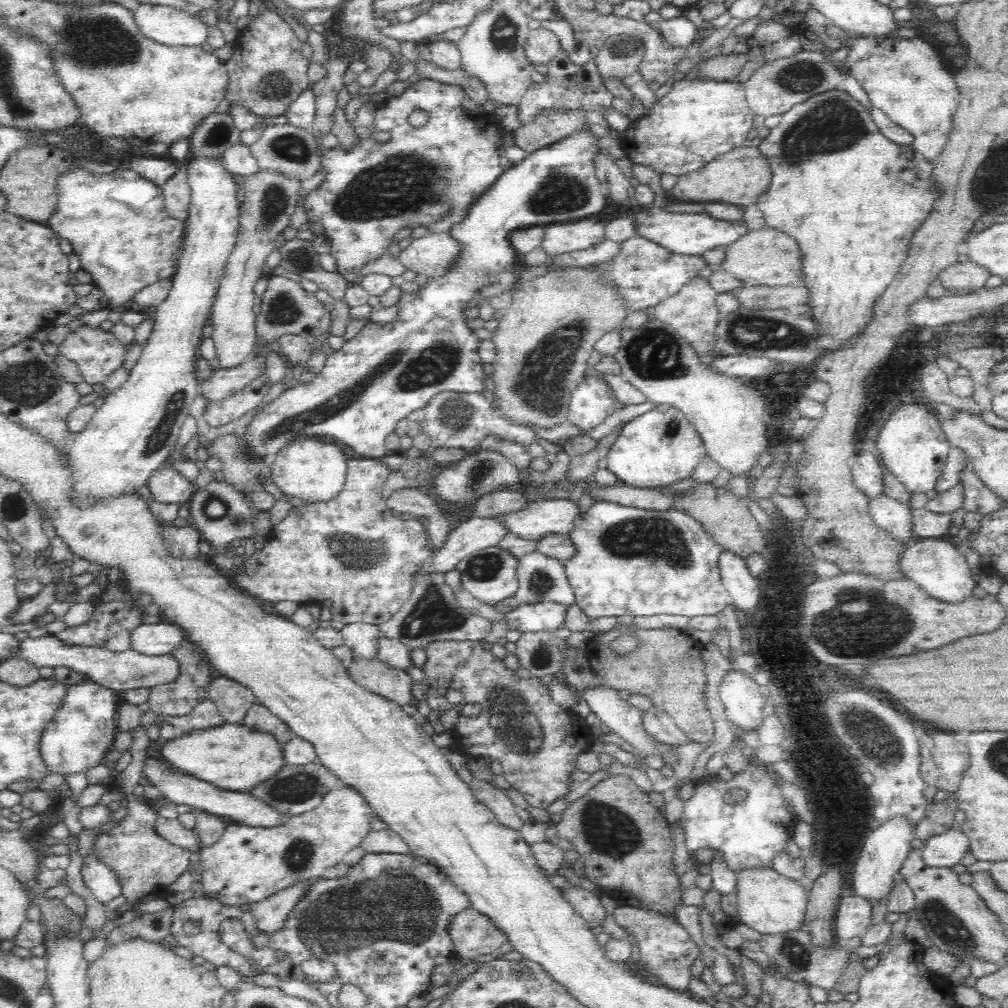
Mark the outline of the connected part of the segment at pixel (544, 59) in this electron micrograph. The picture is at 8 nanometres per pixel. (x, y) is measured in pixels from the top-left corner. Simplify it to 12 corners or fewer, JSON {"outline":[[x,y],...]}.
{"outline":[[545,27],[529,30],[528,61],[547,64],[561,51]]}

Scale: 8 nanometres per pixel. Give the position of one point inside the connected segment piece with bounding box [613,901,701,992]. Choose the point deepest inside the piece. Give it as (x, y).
(668, 952)

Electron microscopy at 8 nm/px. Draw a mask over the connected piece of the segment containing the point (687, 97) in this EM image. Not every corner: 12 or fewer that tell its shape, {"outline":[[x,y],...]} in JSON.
{"outline":[[675,82],[619,140],[680,177],[746,146],[743,83]]}

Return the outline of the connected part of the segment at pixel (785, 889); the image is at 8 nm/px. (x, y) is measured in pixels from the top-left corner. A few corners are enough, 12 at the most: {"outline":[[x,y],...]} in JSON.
{"outline":[[771,866],[738,870],[737,916],[762,935],[798,930],[809,893]]}

